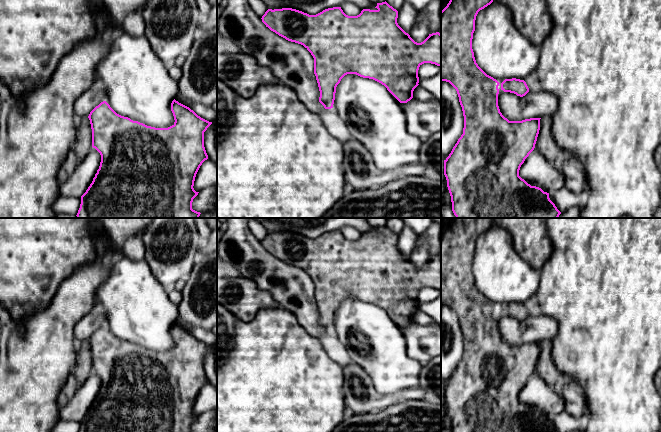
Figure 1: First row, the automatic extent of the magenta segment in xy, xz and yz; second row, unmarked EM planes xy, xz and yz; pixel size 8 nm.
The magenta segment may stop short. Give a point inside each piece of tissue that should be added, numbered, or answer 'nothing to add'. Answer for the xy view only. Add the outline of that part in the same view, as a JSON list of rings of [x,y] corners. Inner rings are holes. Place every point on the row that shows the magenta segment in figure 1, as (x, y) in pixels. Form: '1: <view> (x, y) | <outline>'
nothing to add

